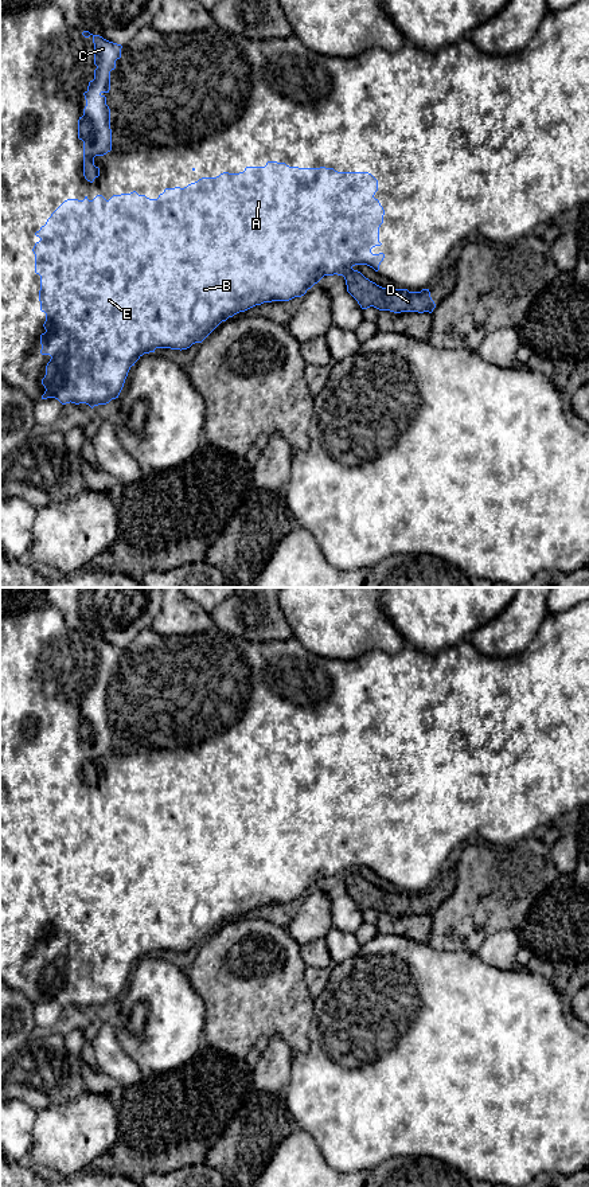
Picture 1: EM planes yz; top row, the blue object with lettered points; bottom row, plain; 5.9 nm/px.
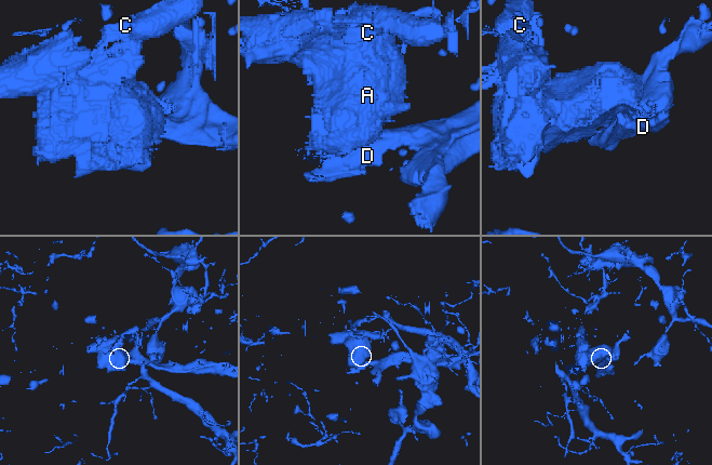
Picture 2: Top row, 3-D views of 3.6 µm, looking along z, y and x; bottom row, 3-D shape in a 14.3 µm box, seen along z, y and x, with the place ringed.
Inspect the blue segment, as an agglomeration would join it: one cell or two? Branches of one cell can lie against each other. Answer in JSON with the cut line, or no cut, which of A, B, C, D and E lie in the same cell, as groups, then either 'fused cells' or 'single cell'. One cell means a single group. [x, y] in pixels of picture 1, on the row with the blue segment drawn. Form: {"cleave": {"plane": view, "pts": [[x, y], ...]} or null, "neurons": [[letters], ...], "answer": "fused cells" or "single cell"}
{"cleave": {"plane": "yz", "pts": [[351, 266], [340, 274]]}, "neurons": [["A", "B", "C", "E"], ["D"]], "answer": "fused cells"}

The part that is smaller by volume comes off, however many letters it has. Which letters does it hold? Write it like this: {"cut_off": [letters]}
{"cut_off": ["D"]}

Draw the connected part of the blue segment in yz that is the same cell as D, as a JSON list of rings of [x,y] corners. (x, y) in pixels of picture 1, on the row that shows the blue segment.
[[[352,268],[347,269],[342,276],[346,280],[347,292],[358,301],[362,309],[374,306],[379,311],[394,313],[432,313],[436,308],[429,289],[409,292],[407,289],[382,288]]]

